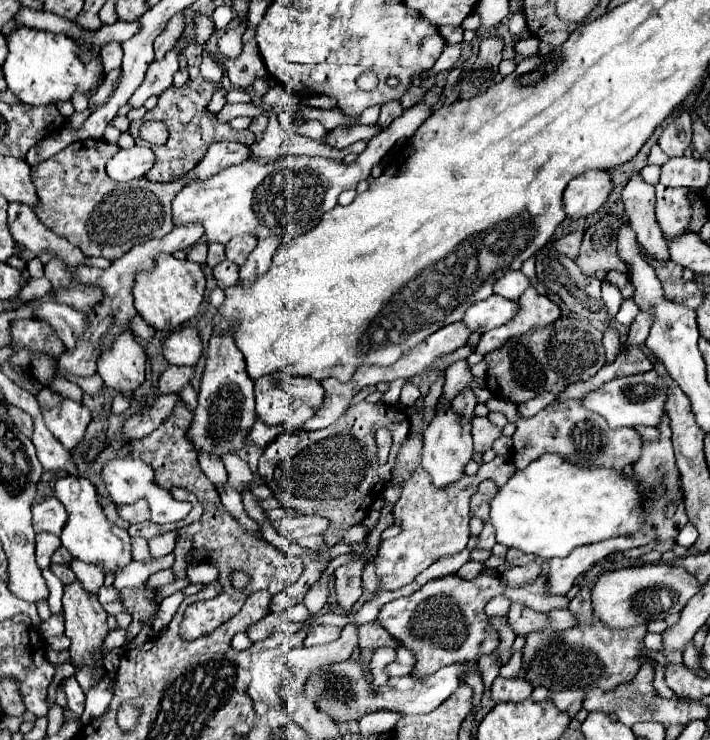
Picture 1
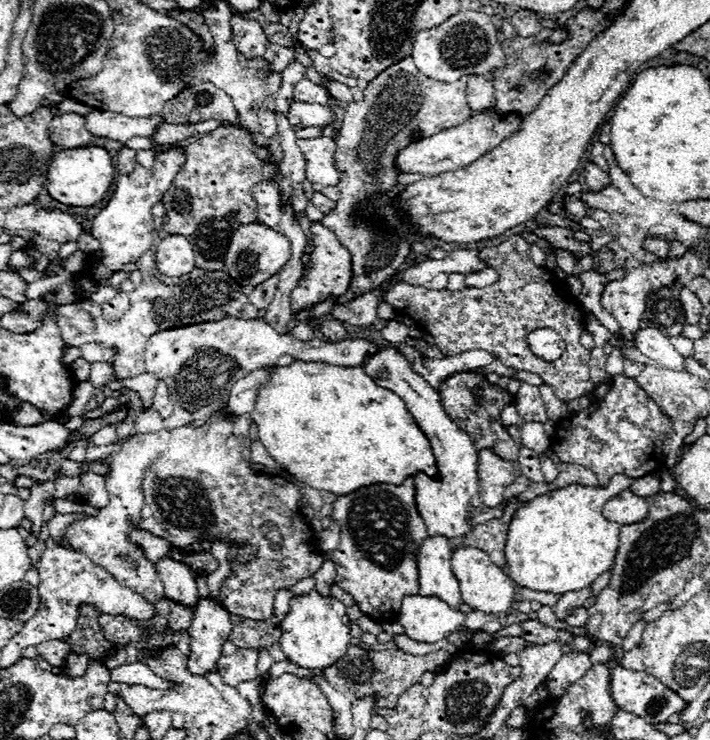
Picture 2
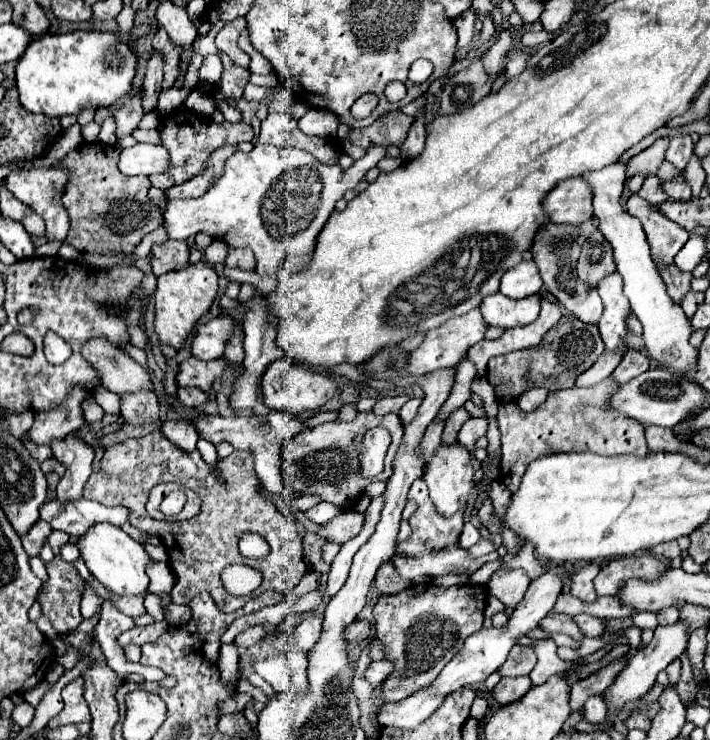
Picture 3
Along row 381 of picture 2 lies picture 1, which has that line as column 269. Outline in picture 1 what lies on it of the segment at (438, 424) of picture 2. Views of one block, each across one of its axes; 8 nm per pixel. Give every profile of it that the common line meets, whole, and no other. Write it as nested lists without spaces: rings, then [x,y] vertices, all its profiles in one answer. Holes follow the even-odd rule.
[[[272,372],[256,380],[256,416],[262,418],[266,424],[284,424],[290,430],[294,426],[302,426],[324,400],[324,388],[318,380],[312,378],[294,378],[284,372]]]

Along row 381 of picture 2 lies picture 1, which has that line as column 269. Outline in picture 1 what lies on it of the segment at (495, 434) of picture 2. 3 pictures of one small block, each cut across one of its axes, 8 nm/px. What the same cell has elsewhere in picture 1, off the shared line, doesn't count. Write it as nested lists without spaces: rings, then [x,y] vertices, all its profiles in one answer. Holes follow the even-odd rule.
[[[360,402],[360,404],[350,406],[344,416],[340,416],[332,426],[328,426],[324,430],[302,432],[302,434],[286,432],[286,434],[278,436],[274,442],[270,442],[270,446],[266,446],[268,450],[262,452],[258,470],[260,470],[260,476],[262,476],[264,484],[268,488],[272,488],[274,496],[278,496],[284,502],[284,508],[288,512],[320,514],[320,516],[330,518],[334,524],[350,528],[354,524],[360,524],[362,518],[368,514],[372,502],[376,498],[380,498],[384,486],[390,480],[390,470],[394,466],[394,458],[398,454],[398,446],[406,438],[408,428],[410,428],[410,420],[408,420],[408,414],[402,408],[388,406],[388,404]],[[378,428],[388,428],[392,432],[392,438],[394,438],[388,462],[384,466],[380,466],[378,458],[376,458],[374,432]]]

